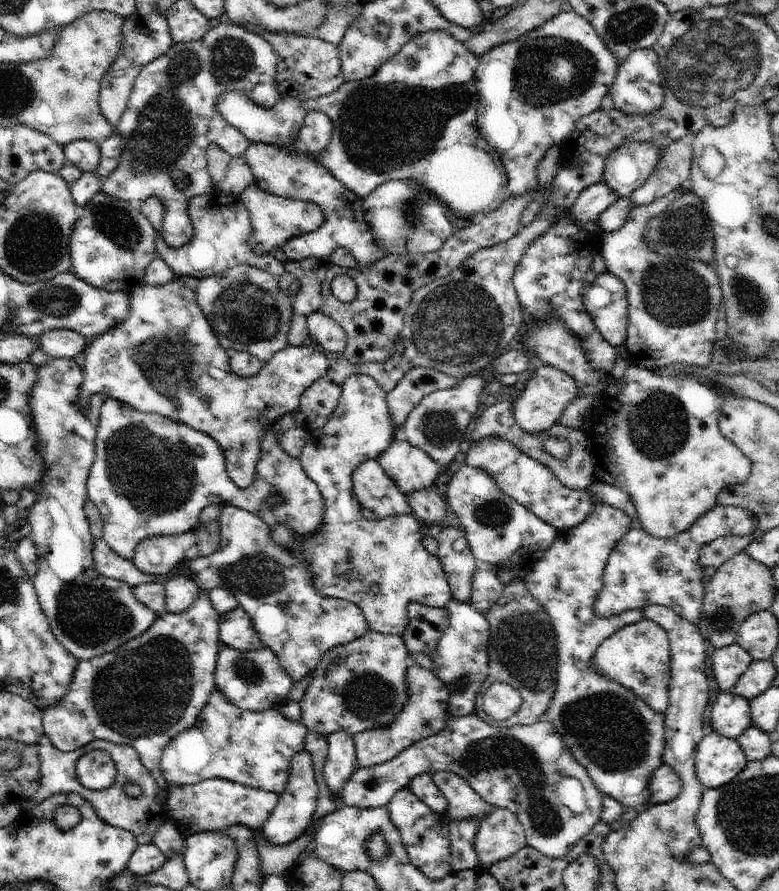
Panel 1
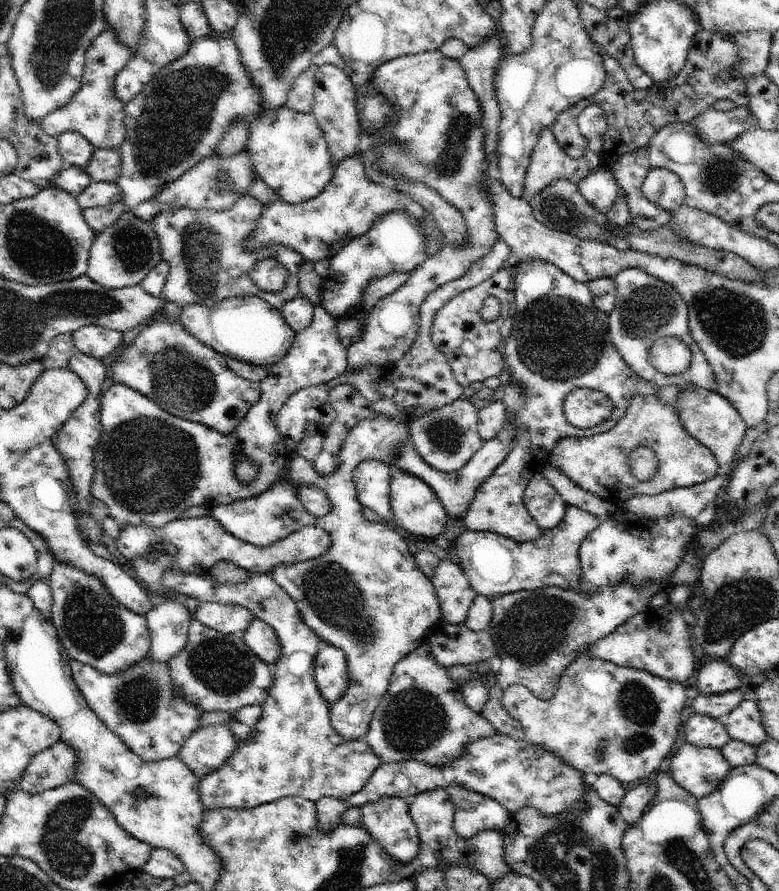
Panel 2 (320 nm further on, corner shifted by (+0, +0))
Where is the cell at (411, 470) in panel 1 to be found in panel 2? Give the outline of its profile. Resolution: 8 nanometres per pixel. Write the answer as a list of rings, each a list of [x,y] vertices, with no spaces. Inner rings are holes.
[[[397,469],[392,472],[390,496],[393,512],[391,524],[394,527],[406,530],[406,532],[414,536],[414,539],[430,538],[441,541],[440,534],[442,534],[444,526],[446,526],[447,512],[434,490],[426,482],[417,476],[412,476],[412,474]]]

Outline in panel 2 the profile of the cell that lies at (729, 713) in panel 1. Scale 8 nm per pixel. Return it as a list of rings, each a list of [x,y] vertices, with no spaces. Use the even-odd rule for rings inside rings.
[[[692,714],[692,716],[682,724],[681,742],[706,748],[722,750],[728,741],[728,731],[724,728],[723,722],[718,719],[710,718],[701,714]]]

